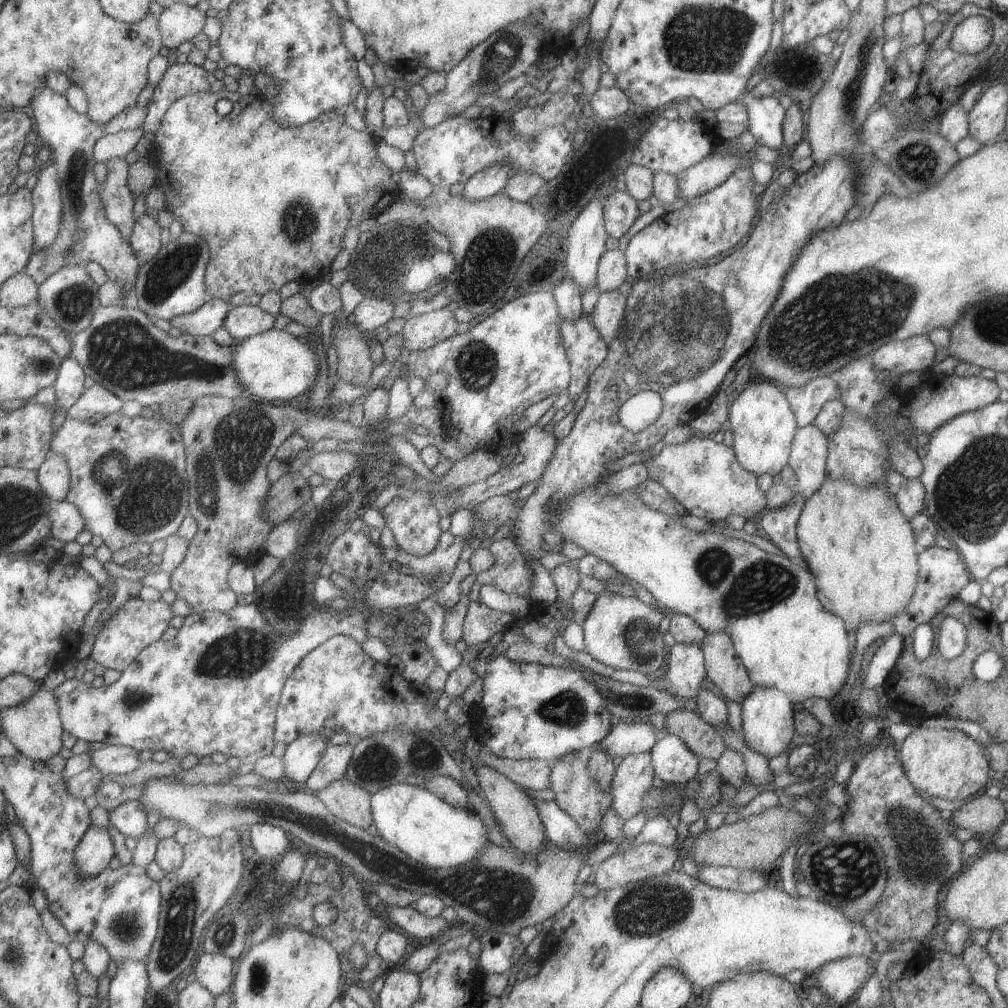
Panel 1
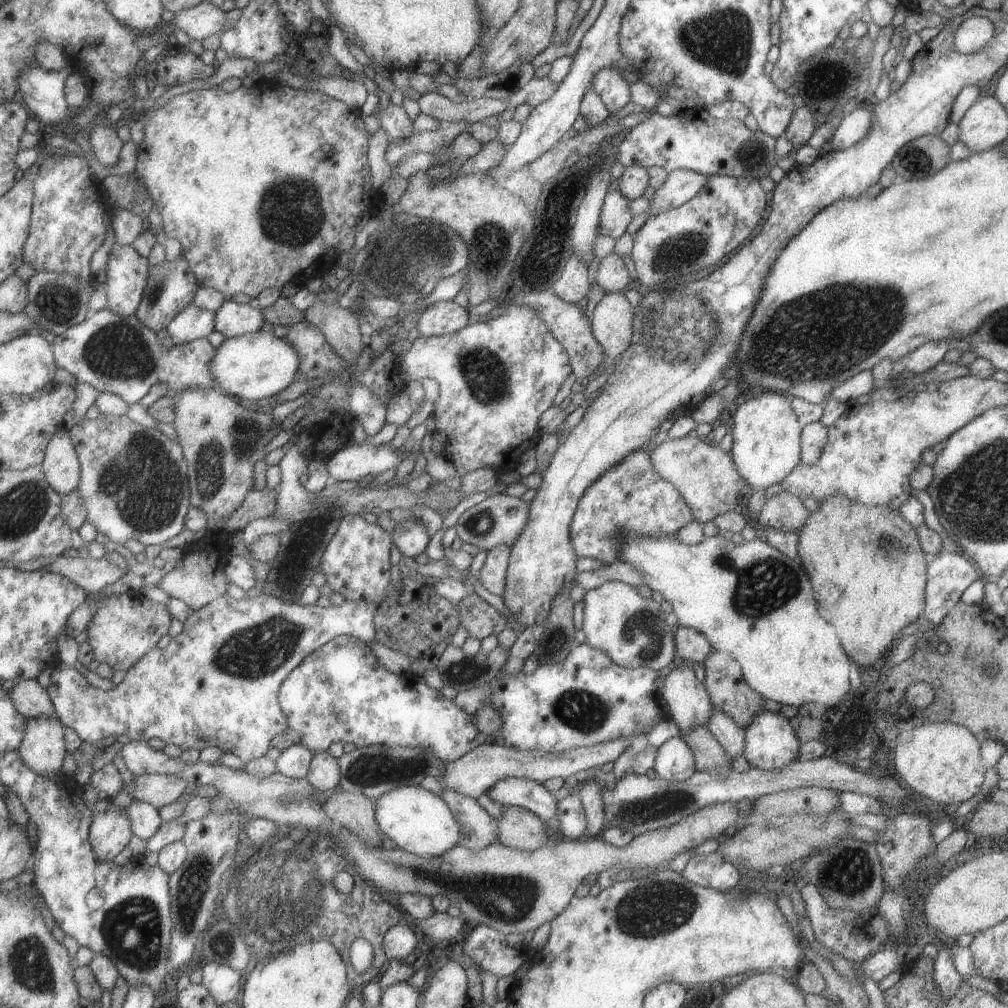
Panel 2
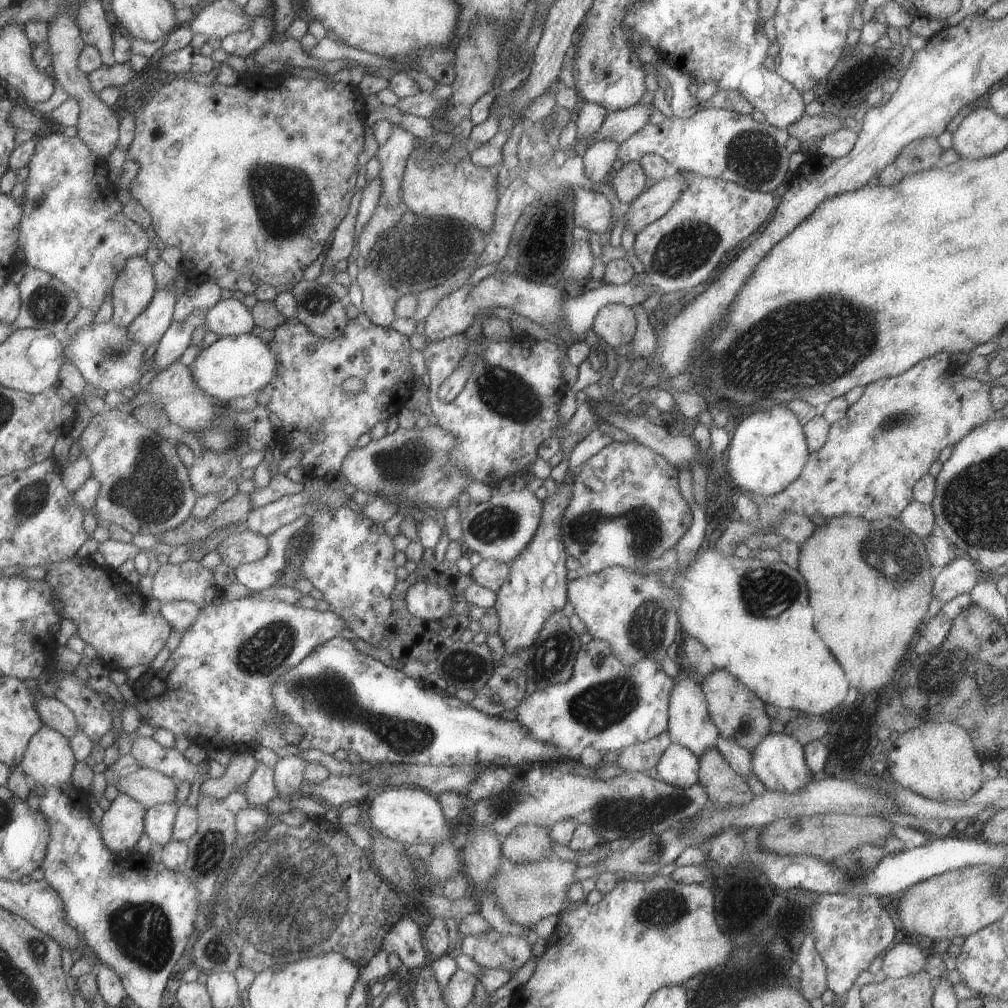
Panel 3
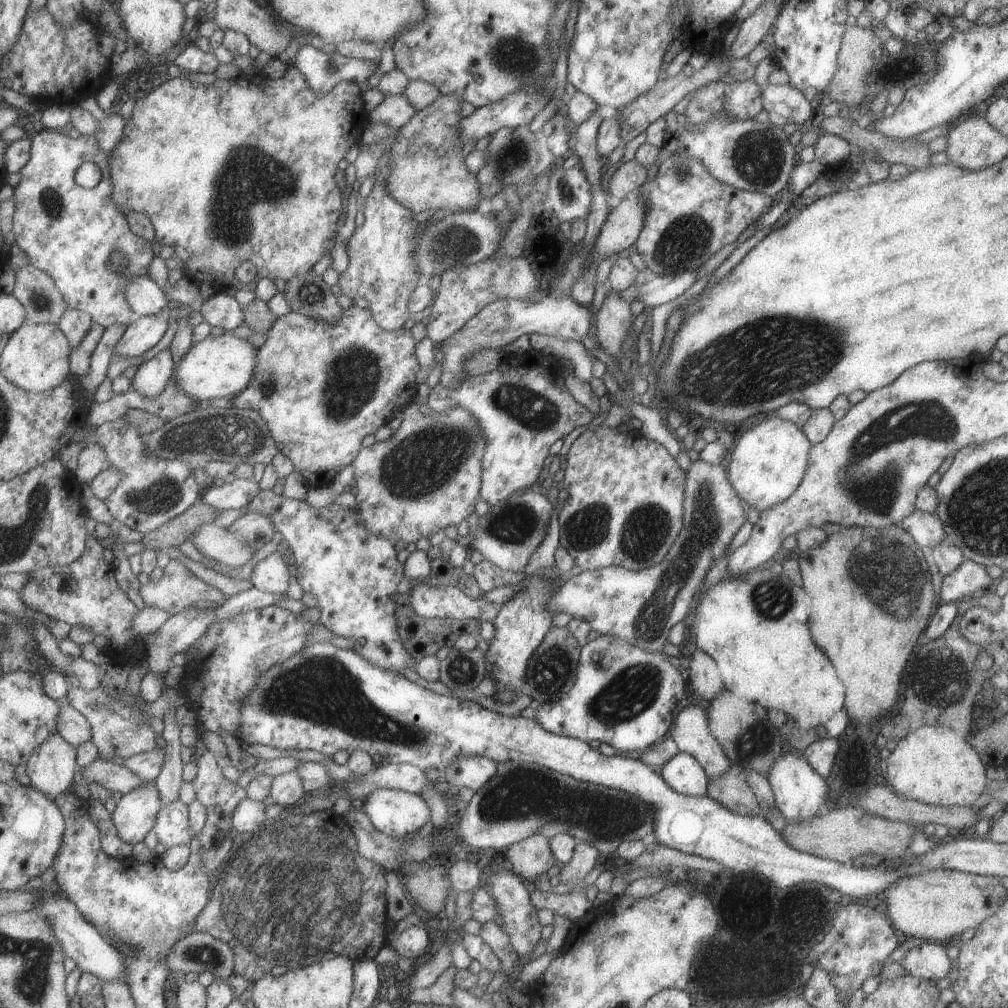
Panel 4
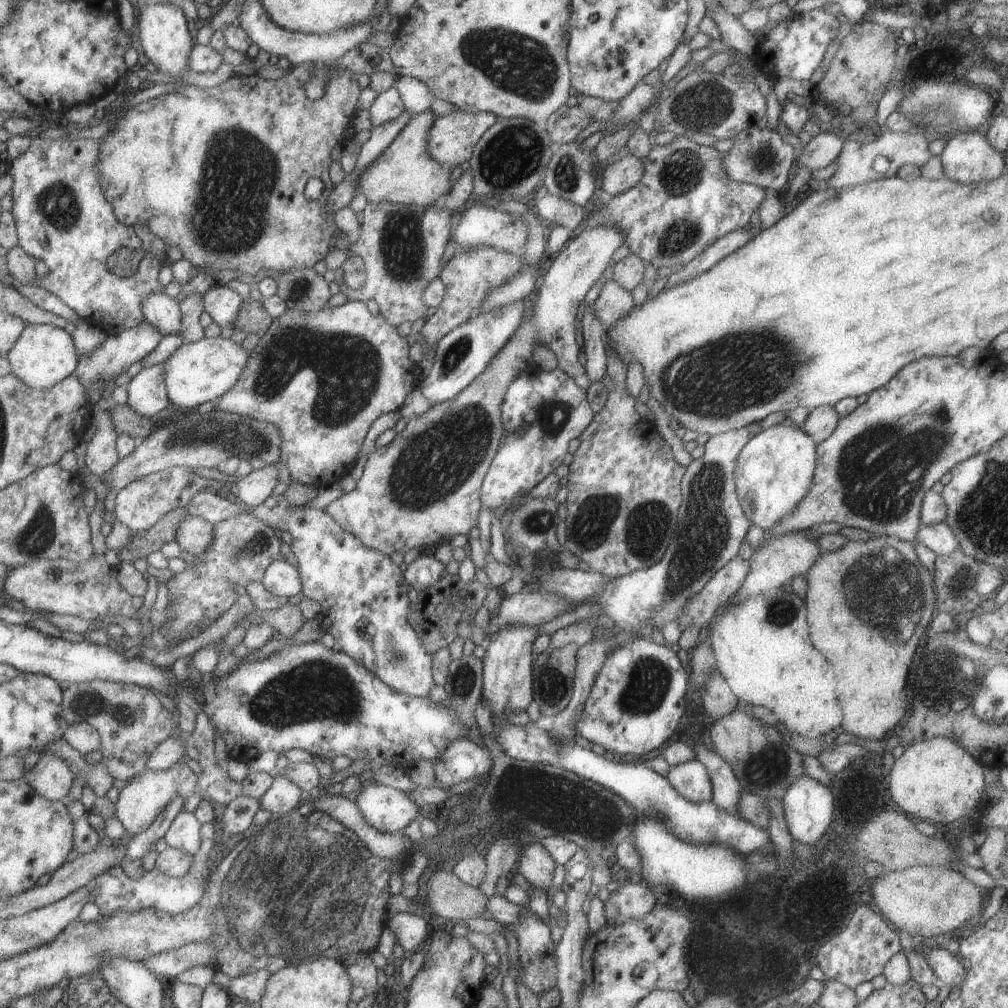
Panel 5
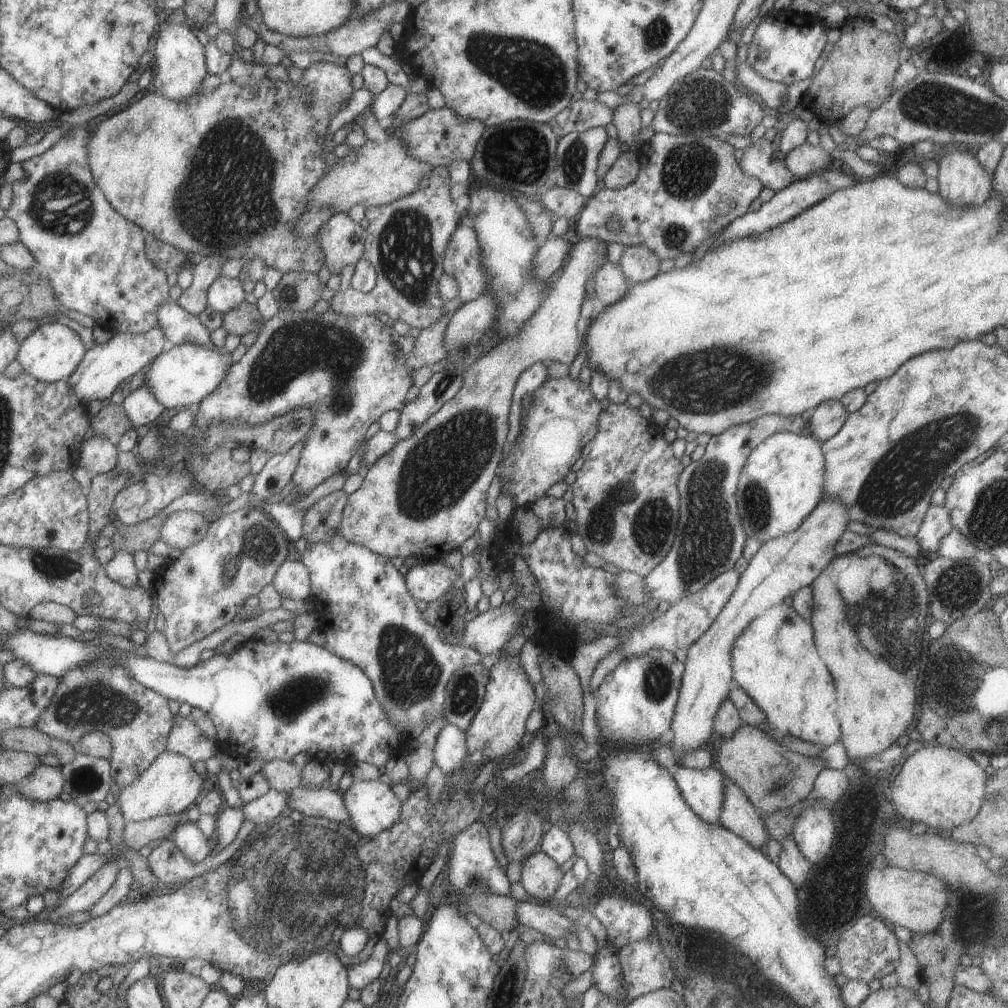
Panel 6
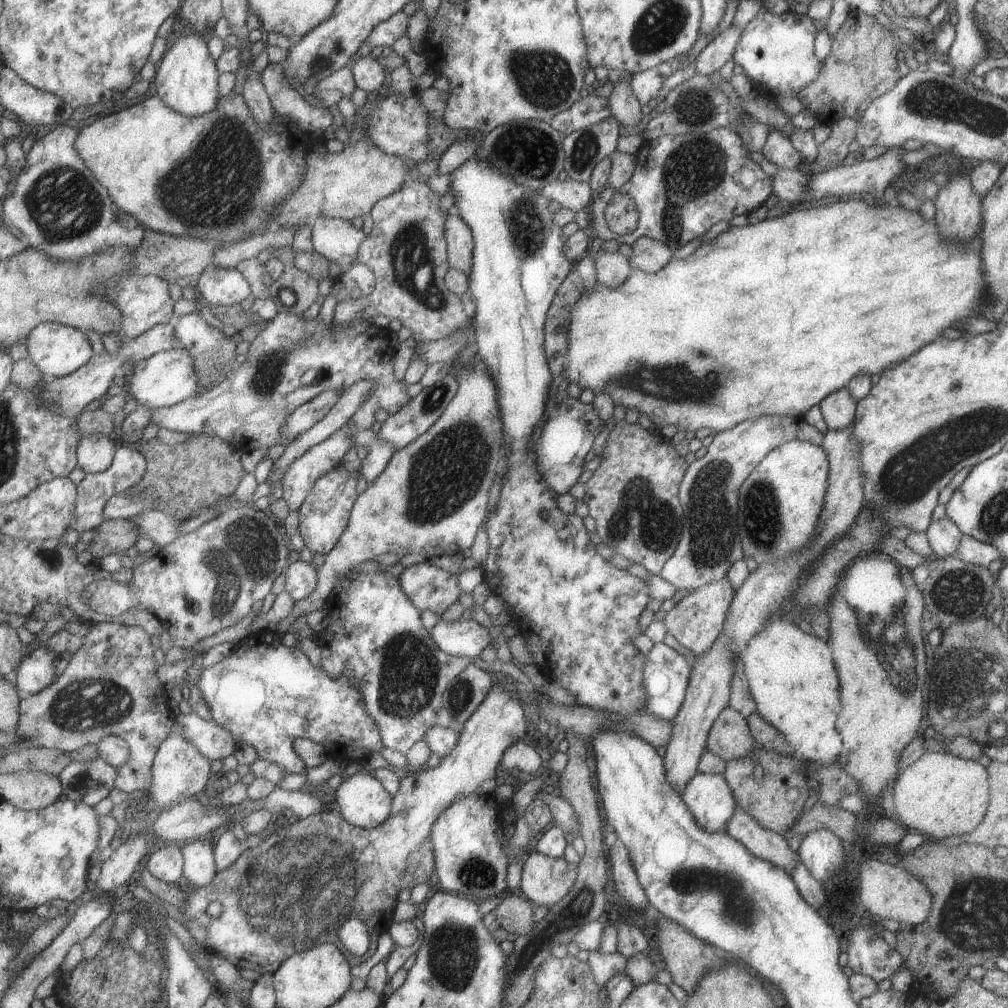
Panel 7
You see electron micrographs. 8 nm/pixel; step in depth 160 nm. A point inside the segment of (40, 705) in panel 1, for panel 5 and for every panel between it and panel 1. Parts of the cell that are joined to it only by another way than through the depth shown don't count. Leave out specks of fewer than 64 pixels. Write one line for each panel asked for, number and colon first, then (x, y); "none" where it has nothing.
2: (44, 749)
3: (50, 759)
4: (53, 767)
5: (52, 776)

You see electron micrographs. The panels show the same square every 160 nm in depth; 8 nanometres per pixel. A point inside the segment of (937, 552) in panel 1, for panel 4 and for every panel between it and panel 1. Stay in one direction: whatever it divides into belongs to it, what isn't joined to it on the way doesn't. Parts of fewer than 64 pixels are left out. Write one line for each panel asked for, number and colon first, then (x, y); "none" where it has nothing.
2: (948, 574)
3: (961, 574)
4: (969, 578)

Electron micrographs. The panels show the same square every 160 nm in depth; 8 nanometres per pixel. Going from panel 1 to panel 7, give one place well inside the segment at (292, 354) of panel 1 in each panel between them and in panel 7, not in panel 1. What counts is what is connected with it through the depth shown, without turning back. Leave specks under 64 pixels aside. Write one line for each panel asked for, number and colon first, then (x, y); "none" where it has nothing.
2: (257, 365)
3: (232, 366)
4: (216, 367)
5: (202, 370)
6: (183, 375)
7: (165, 379)

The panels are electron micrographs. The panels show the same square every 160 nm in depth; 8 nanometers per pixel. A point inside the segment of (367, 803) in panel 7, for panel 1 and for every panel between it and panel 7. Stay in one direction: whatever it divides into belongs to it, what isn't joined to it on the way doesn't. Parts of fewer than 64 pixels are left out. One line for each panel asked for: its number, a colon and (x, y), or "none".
1: (431, 832)
2: (419, 822)
3: (408, 815)
4: (396, 813)
5: (388, 810)
6: (373, 808)

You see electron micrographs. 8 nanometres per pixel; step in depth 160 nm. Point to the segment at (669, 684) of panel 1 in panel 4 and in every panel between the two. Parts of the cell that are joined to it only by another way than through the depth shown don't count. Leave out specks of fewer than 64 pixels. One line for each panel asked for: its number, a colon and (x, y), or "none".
2: (687, 703)
3: (689, 725)
4: (690, 732)

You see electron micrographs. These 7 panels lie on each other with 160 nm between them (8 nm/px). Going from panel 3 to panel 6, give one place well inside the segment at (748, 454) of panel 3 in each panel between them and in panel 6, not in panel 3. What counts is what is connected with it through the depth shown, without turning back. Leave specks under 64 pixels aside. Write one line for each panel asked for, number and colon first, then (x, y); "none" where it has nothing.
4: (768, 461)
5: (774, 470)
6: (780, 483)

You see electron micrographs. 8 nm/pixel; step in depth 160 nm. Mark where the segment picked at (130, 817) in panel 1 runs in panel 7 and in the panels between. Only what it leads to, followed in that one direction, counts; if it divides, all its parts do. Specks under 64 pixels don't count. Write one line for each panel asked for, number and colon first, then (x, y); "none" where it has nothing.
2: (146, 821)
3: (160, 819)
4: (173, 828)
5: (184, 833)
6: (187, 836)
7: (199, 867)

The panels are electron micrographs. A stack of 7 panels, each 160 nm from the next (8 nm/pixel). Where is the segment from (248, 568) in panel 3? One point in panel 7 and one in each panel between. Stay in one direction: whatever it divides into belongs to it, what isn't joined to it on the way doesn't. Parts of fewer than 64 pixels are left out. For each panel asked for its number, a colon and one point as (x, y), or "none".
4: (270, 575)
5: (282, 579)
6: (291, 580)
7: (300, 578)

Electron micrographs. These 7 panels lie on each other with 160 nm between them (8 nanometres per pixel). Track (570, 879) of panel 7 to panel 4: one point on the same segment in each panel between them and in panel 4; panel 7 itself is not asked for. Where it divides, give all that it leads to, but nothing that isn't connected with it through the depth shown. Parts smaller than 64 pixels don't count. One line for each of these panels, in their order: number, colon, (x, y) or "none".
4: (529, 857)
5: (535, 864)
6: (540, 876)

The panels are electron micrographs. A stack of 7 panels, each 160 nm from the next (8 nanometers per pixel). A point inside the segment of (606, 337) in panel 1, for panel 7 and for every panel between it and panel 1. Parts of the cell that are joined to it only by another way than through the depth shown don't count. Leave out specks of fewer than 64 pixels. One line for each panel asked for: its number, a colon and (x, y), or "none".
2: (612, 317)
3: (614, 324)
4: (613, 318)
5: (613, 301)
6: (610, 285)
7: (612, 268)

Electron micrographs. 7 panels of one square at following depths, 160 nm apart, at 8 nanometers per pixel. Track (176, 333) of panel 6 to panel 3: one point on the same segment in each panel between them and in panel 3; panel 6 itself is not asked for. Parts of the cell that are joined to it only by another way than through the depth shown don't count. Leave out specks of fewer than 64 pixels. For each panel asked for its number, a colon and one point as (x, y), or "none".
3: (136, 287)
4: (146, 298)
5: (162, 311)

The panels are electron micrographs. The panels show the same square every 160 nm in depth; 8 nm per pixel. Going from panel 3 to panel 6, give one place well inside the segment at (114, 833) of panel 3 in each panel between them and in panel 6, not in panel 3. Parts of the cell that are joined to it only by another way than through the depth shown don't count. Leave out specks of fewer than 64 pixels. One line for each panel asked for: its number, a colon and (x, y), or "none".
4: (136, 814)
5: (142, 799)
6: (170, 786)

